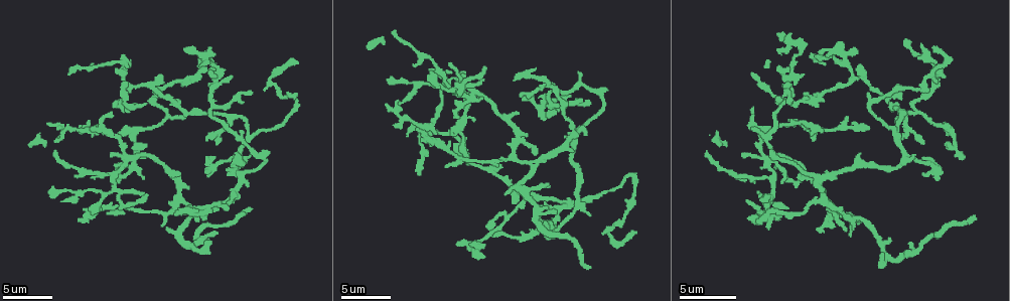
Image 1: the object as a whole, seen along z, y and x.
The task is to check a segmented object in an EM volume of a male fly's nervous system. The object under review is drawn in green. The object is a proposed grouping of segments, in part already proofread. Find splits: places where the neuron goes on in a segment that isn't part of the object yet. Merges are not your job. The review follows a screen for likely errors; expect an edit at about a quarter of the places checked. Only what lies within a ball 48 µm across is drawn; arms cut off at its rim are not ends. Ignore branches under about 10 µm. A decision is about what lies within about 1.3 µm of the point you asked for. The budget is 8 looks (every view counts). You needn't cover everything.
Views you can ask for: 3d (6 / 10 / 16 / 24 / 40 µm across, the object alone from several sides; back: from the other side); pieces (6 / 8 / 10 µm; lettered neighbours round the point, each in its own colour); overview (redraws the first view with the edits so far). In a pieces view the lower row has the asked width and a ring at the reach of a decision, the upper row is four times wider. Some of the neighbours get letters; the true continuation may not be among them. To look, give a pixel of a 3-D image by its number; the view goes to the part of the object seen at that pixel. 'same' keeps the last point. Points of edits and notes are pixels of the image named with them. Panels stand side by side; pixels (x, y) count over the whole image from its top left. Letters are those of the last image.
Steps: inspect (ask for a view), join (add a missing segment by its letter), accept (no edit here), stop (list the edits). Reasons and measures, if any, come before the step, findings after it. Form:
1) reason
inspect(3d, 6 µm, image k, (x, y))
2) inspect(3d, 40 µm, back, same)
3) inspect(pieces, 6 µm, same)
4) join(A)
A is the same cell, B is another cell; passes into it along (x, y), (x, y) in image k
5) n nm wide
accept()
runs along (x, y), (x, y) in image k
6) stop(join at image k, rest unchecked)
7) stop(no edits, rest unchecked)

branch stops here
inspect(pieces, 10 µm, image 1, (482, 258))

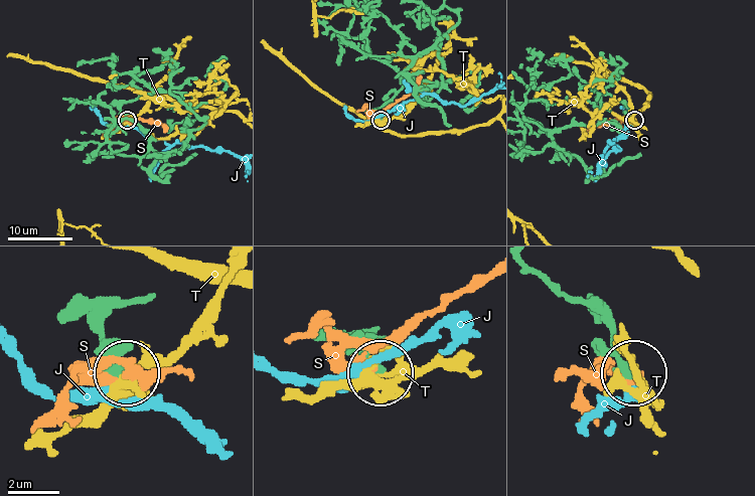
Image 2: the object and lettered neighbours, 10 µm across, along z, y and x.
370 nm wide
accept()
J, S and T are other cells; no lettered segment goes on from it

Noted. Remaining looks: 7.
free end
inspect(pieces, 8 µm, image 1, (906, 41))

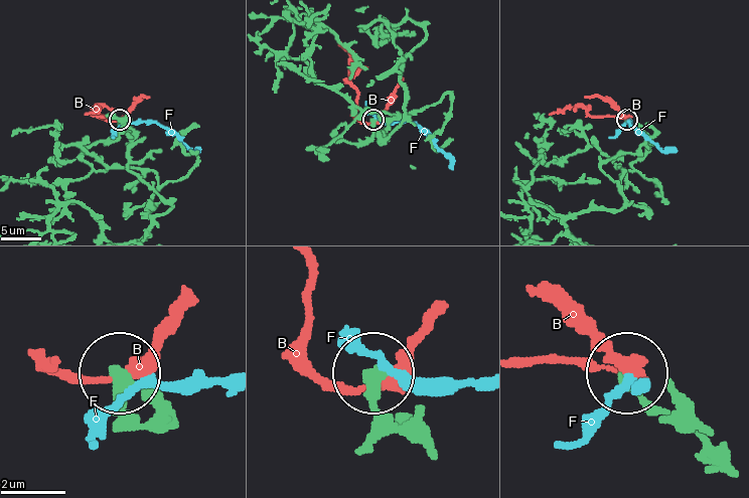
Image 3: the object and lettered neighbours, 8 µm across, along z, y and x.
accept()
B and F are other cells; runs along (364, 437), (373, 374) in image 3; no lettered segment goes on from it

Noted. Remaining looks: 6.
branch stops here
inspect(3d, 10 µm, image 1, (407, 133))

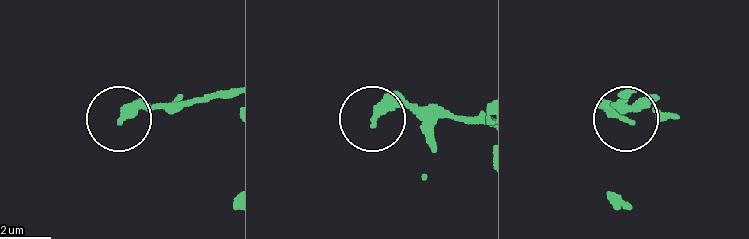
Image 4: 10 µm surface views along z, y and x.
inspect(pieces, 10 µm, image 4, (627, 121))

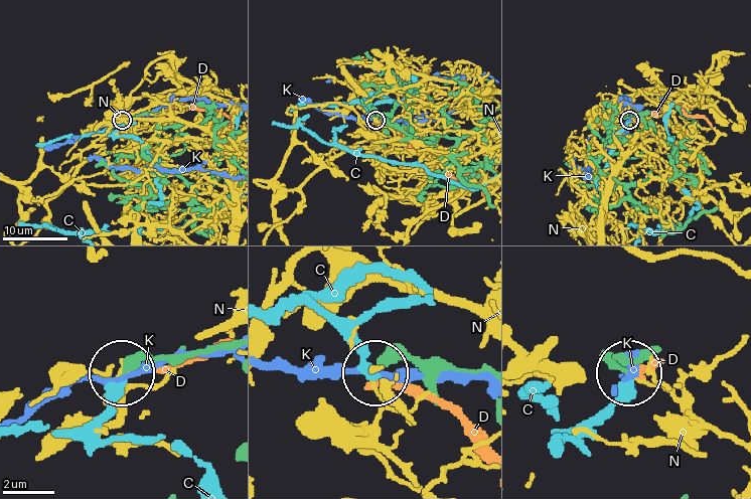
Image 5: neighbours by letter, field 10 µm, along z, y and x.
accept()
C, D, K and N are other cells; runs along (232, 347), (167, 354), (124, 371) in image 5; none of them fits

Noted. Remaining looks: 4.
branch stops here
inspect(pieces, 10 µm, image 1, (448, 165))

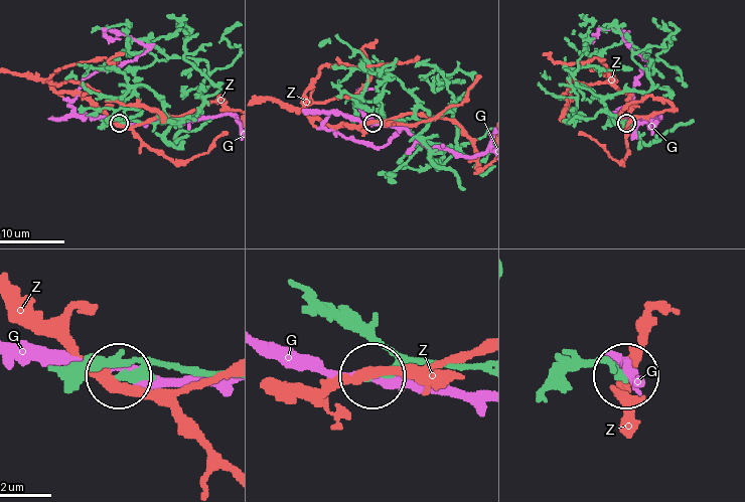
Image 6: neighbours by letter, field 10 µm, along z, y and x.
accept()
G and Z are other cells; no lettered segment goes on from it

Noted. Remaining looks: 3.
stop(no edits, rest unchecked)

